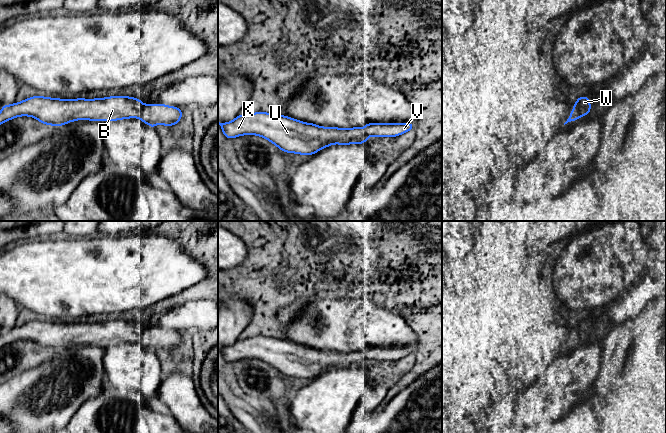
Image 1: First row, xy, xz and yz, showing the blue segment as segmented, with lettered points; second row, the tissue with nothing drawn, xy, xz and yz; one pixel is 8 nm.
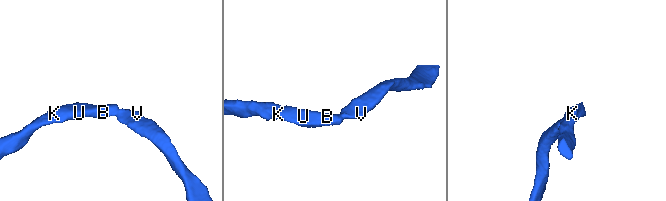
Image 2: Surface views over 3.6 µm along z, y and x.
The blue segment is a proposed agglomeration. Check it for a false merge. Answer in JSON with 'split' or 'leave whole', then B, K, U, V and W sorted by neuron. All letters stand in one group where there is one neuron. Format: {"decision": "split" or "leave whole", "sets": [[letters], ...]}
{"decision": "leave whole", "sets": [["B", "K", "U", "V", "W"]]}

